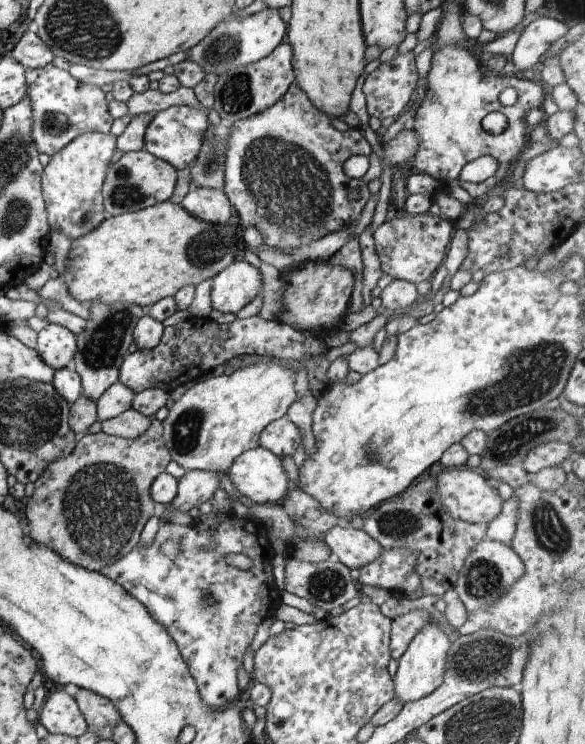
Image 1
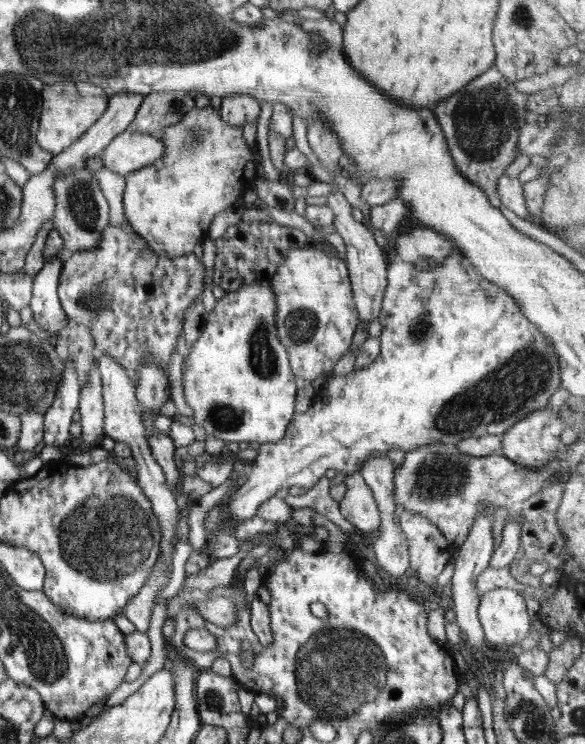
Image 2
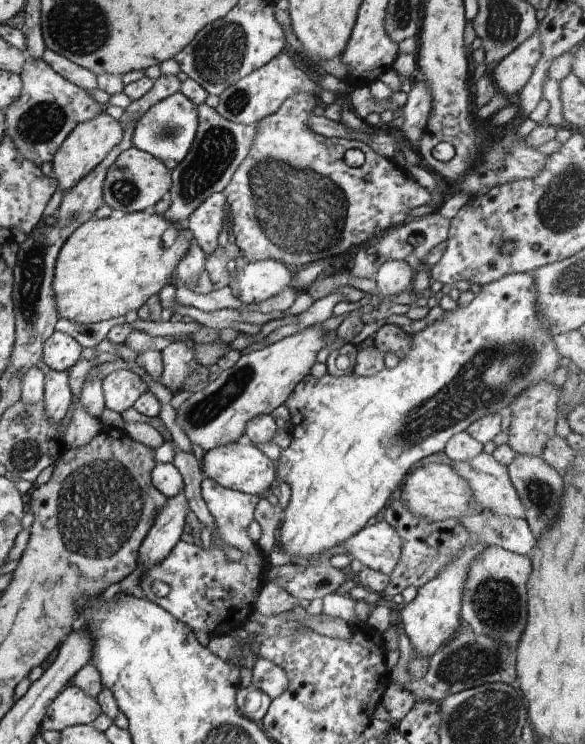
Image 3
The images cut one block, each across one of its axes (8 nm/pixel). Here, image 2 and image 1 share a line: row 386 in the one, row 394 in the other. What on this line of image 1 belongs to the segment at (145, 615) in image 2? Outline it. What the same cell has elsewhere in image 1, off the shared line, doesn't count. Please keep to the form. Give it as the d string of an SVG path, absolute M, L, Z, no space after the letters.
M118 380L97 400L97 420L105 421L122 414L131 407L135 392Z

